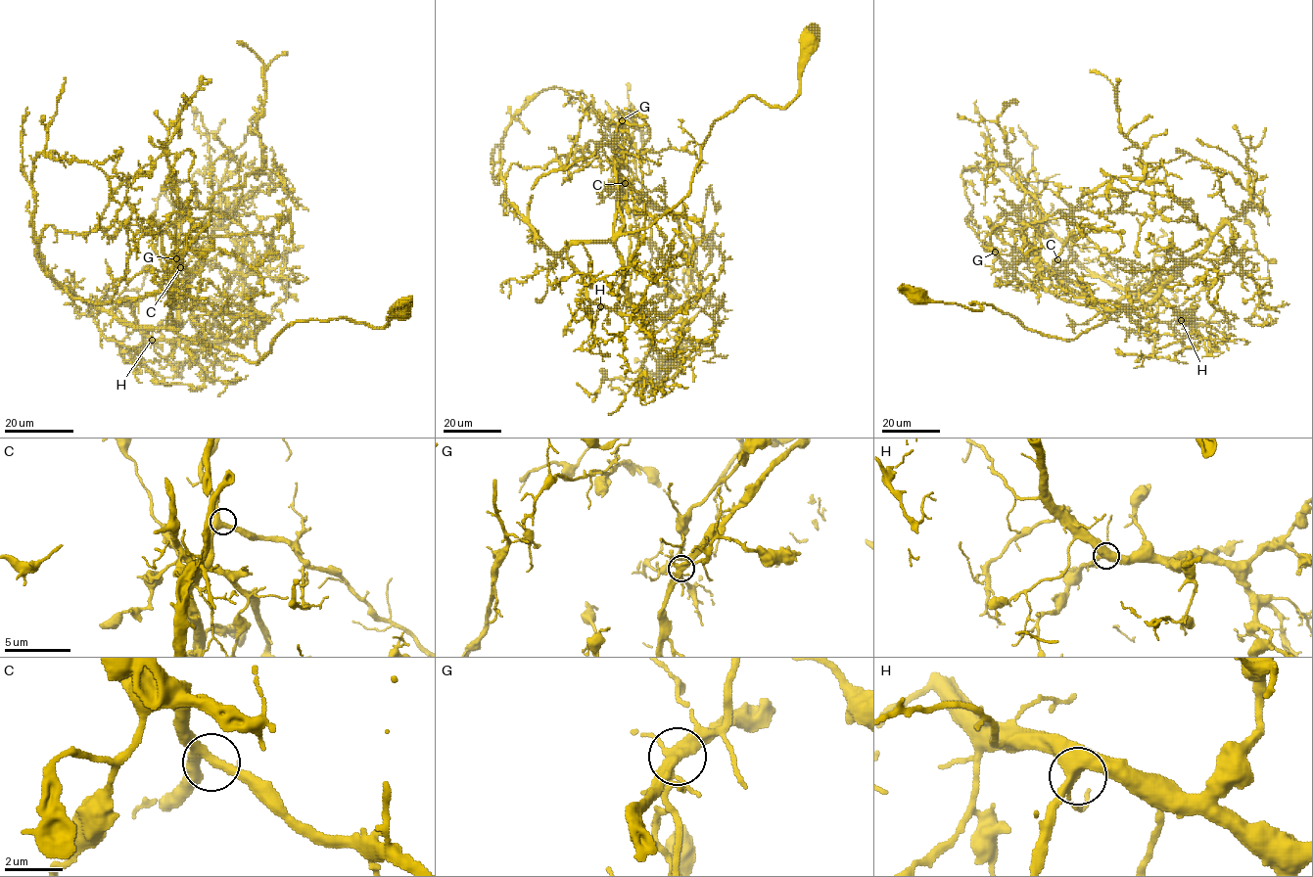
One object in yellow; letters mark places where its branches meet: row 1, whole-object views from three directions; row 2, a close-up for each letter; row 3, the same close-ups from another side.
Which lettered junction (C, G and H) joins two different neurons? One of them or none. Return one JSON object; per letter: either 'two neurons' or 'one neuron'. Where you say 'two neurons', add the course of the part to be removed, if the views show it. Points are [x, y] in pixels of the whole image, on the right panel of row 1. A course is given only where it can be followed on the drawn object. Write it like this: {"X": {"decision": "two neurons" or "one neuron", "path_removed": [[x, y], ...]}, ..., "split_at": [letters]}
{"C": {"decision": "one neuron"}, "G": {"decision": "one neuron"}, "H": {"decision": "one neuron"}, "split_at": []}

